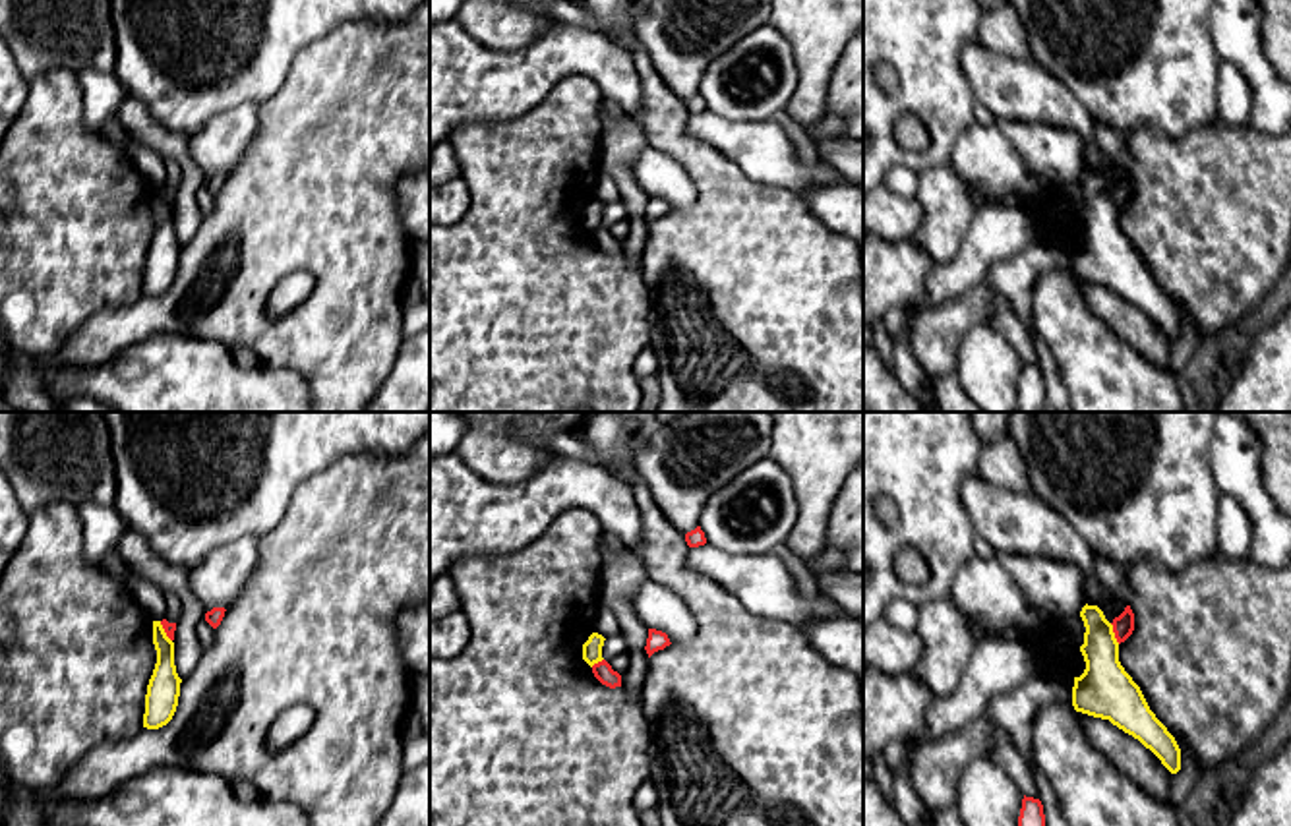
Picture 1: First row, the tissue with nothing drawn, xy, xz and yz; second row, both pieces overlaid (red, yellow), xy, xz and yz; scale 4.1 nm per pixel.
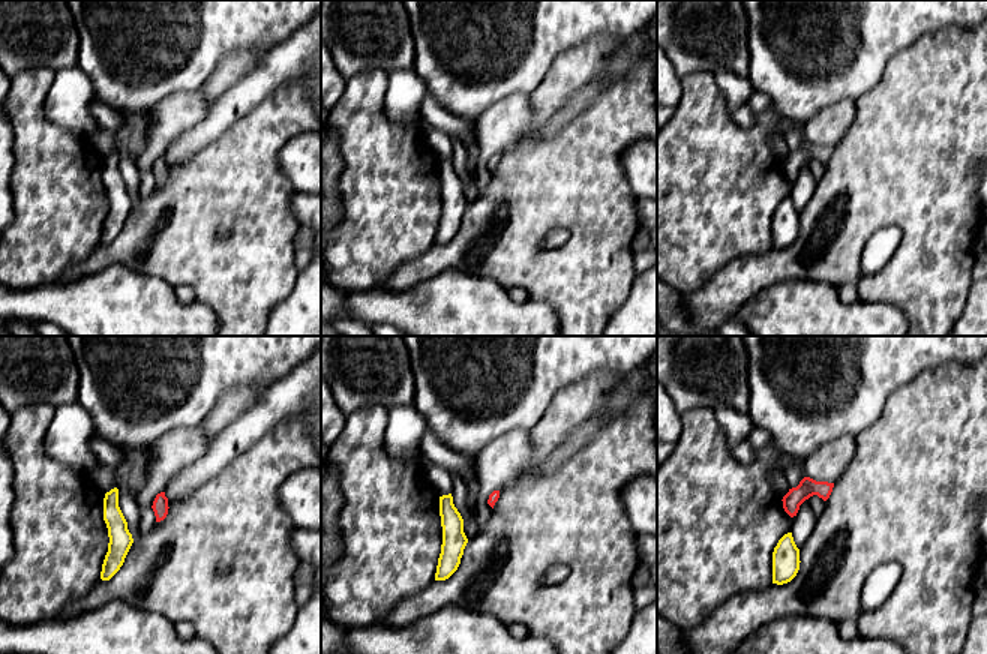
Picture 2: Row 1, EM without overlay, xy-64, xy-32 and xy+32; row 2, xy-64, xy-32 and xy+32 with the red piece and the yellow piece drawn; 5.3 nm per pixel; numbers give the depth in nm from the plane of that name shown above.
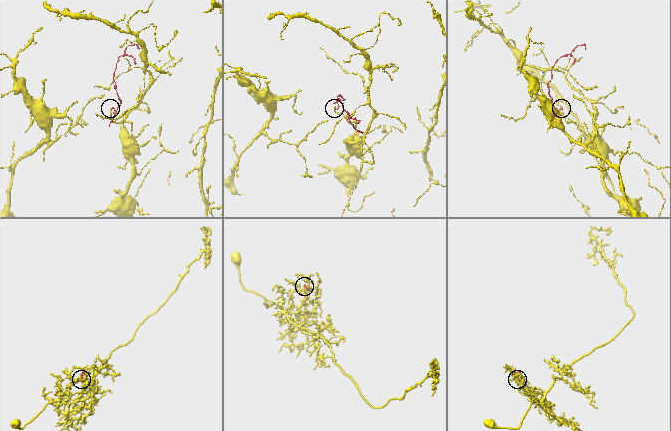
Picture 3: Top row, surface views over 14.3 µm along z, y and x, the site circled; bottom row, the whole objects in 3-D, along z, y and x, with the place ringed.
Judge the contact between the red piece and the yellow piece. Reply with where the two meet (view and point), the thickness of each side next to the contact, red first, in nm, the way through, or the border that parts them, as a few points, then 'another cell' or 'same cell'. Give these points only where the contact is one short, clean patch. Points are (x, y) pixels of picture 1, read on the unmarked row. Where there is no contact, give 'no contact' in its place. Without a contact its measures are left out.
meets red in yz at (1113, 198); 90 nm thick on the red side, 220 nm on the other; border along yz (1110, 190), (1119, 209); another cell

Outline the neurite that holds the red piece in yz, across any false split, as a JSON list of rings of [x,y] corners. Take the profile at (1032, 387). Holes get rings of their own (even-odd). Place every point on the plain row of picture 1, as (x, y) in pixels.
[[[1024,362],[1018,383],[1018,408],[1022,412],[1043,412],[1045,381],[1039,366]]]

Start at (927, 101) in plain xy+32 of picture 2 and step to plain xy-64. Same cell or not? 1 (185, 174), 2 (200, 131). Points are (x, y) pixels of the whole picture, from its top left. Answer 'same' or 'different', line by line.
1: same
2: different

